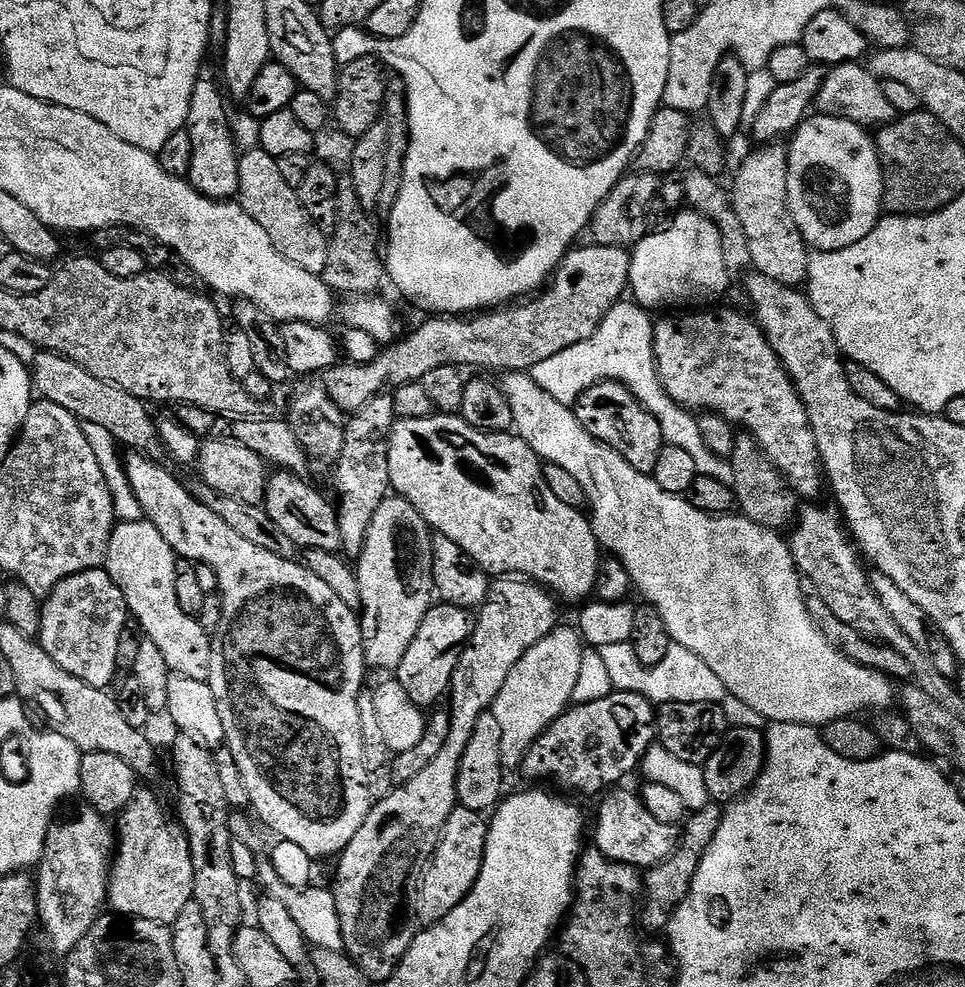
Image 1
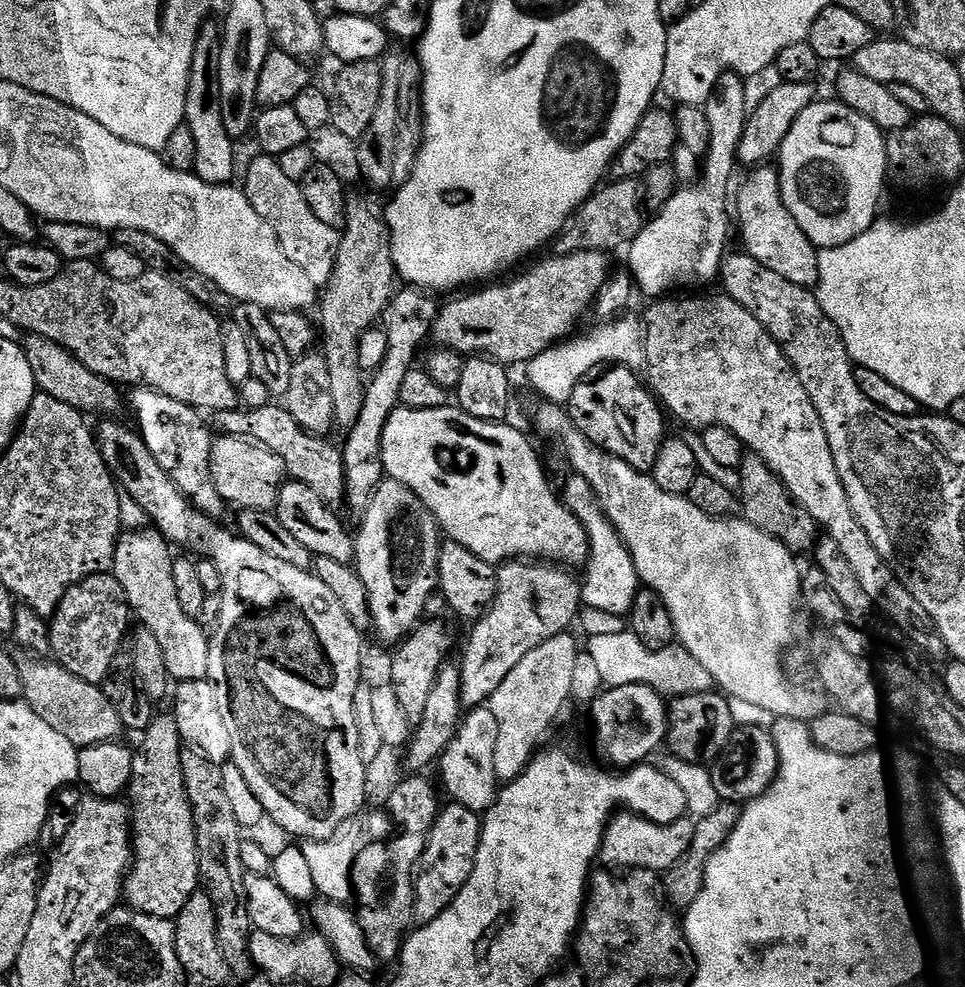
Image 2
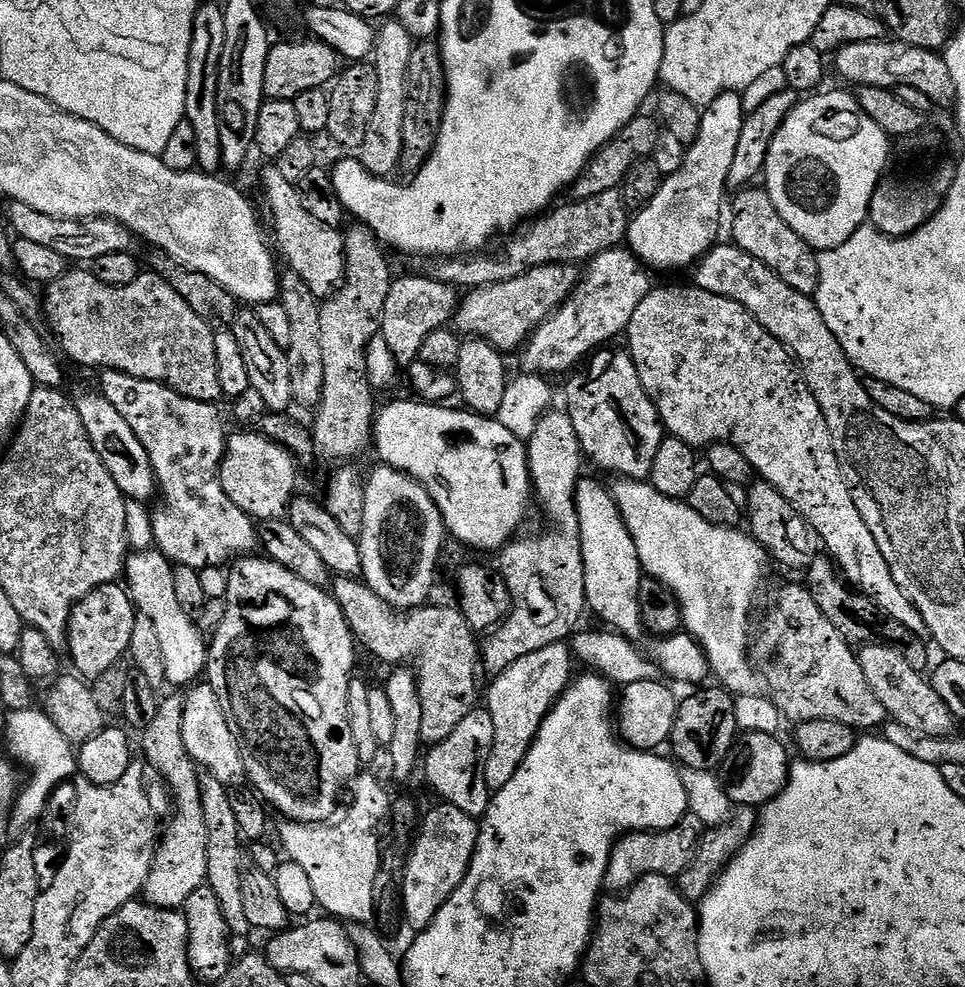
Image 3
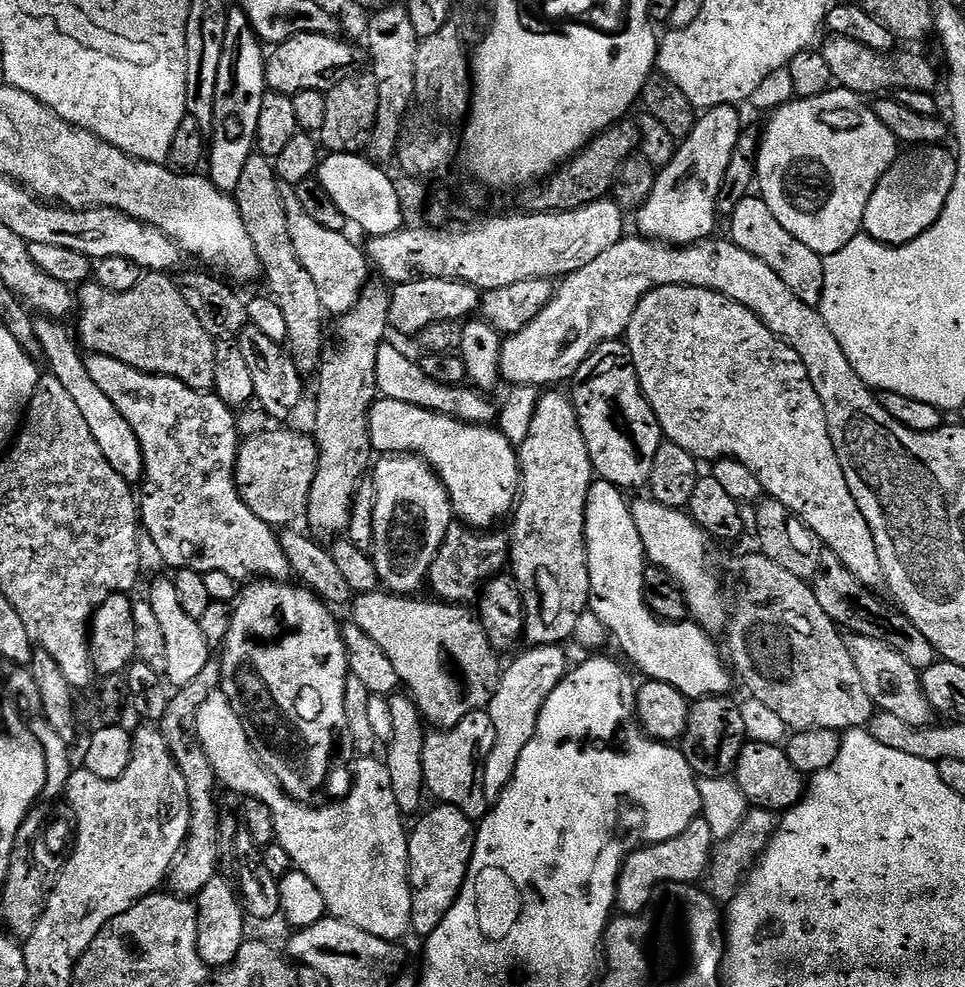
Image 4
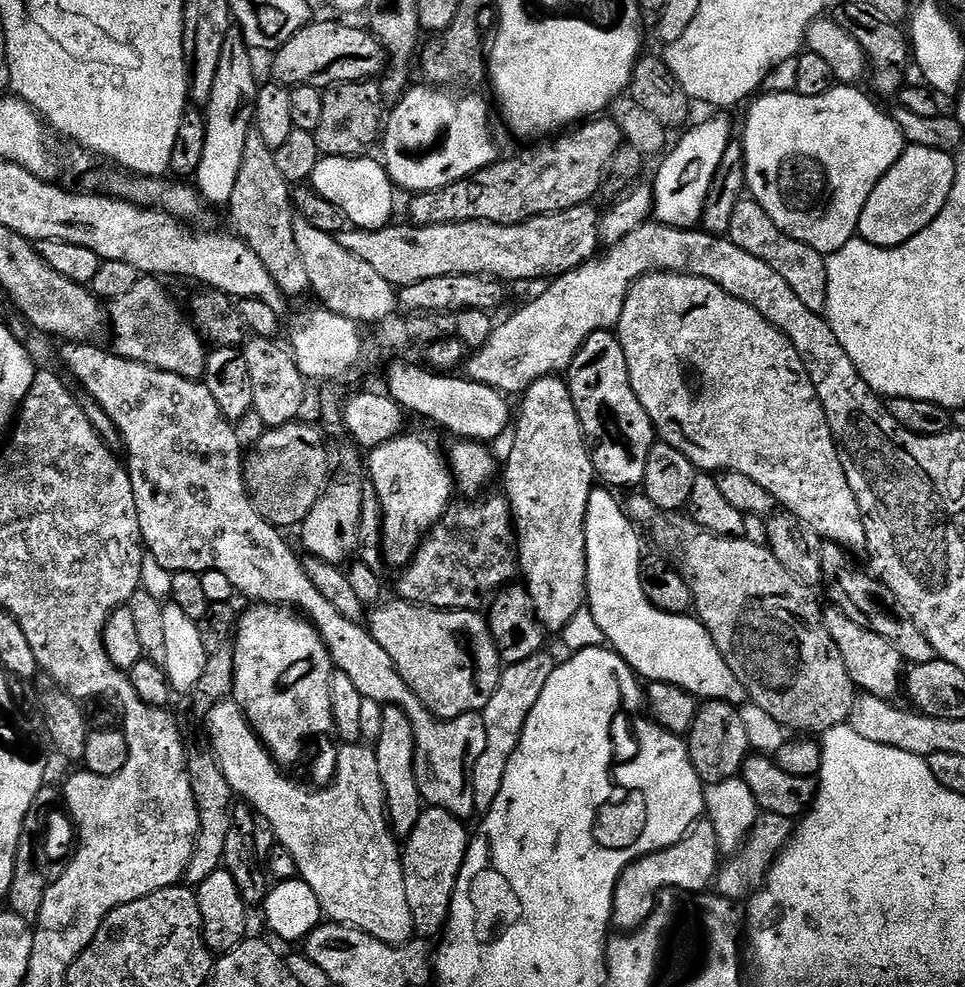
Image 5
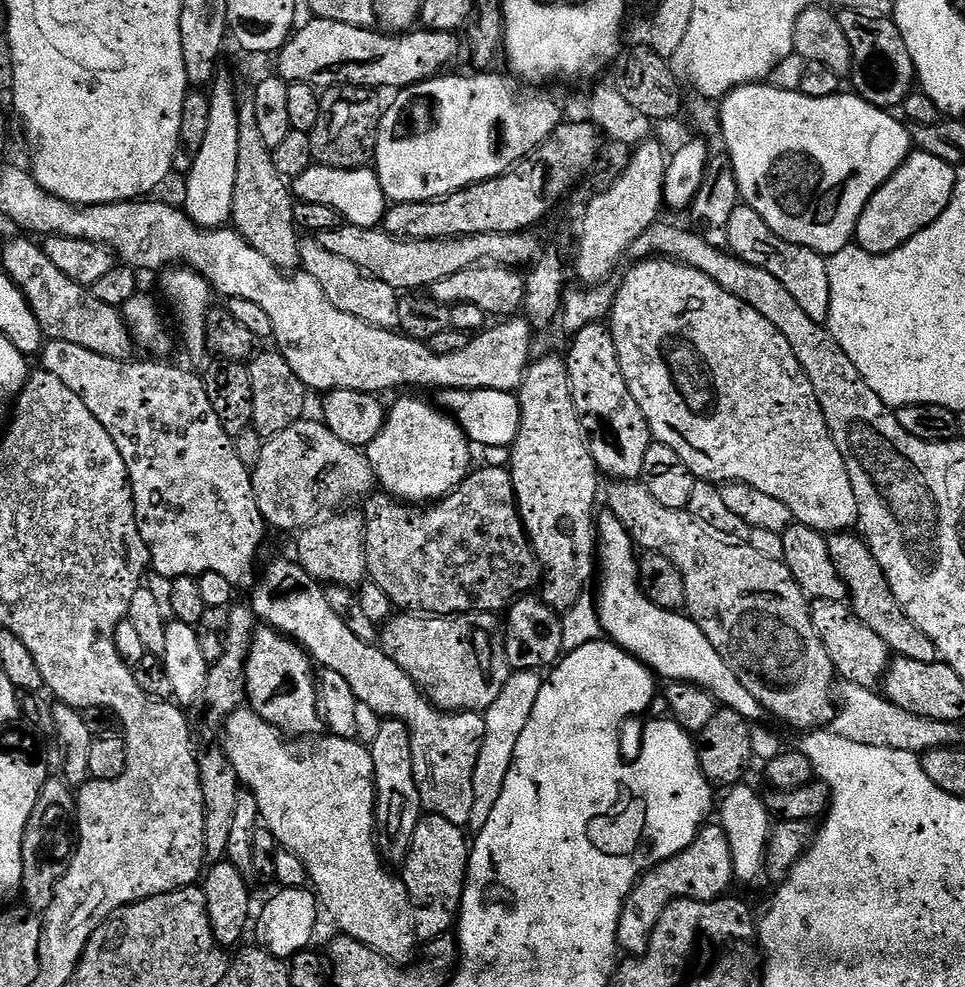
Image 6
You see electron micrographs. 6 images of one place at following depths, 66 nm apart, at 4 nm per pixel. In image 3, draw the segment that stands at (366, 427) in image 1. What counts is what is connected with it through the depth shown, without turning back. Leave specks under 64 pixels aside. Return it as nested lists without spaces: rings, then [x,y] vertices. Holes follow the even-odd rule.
[[[397,275],[393,279],[385,309],[382,310],[380,335],[386,338],[386,346],[390,346],[390,354],[396,359],[397,365],[407,366],[420,359],[422,342],[426,342],[426,337],[434,330],[445,327],[451,321],[456,314],[457,303],[457,289],[431,275]]]

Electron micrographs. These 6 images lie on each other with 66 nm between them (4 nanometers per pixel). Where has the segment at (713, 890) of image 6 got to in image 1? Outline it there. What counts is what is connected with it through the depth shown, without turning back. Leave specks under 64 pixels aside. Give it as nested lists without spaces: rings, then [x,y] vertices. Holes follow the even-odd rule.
[[[620,786],[609,791],[600,802],[600,809],[596,812],[594,846],[614,862],[647,870],[667,860],[680,847],[681,829],[677,825],[662,822],[659,816],[650,814],[637,793],[635,796],[634,793],[627,792],[624,786]]]

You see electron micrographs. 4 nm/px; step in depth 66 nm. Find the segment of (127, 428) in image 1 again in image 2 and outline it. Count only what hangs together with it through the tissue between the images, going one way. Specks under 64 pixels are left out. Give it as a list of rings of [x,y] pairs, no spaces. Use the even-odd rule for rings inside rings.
[[[29,333],[22,342],[24,353],[33,371],[37,389],[48,397],[63,402],[71,408],[78,409],[87,415],[102,414],[101,416],[116,416],[123,409],[124,398],[118,394],[119,387],[113,382],[94,375],[88,367],[78,362],[65,348],[41,335]]]

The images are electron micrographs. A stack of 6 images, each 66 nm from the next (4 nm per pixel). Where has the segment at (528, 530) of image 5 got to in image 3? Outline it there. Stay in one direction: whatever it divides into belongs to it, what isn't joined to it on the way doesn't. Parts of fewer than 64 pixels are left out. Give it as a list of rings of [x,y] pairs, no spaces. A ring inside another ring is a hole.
[[[547,411],[526,447],[534,496],[537,501],[540,499],[548,529],[533,536],[521,535],[505,544],[498,553],[498,571],[510,590],[512,609],[501,624],[483,637],[485,673],[505,672],[518,658],[526,658],[526,654],[534,654],[534,650],[542,650],[542,646],[565,643],[581,627],[580,619],[586,613],[586,578],[576,509],[582,453],[578,434],[574,434],[574,422],[570,422],[567,411]]]

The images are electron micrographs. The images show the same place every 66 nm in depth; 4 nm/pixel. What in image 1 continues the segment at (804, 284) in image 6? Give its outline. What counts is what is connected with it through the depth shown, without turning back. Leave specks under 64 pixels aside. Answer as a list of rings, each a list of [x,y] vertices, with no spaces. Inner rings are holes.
[[[773,142],[755,149],[736,172],[736,189],[730,195],[732,206],[750,240],[755,271],[774,278],[779,284],[800,286],[808,279],[810,245],[792,217],[788,205],[788,149]]]

